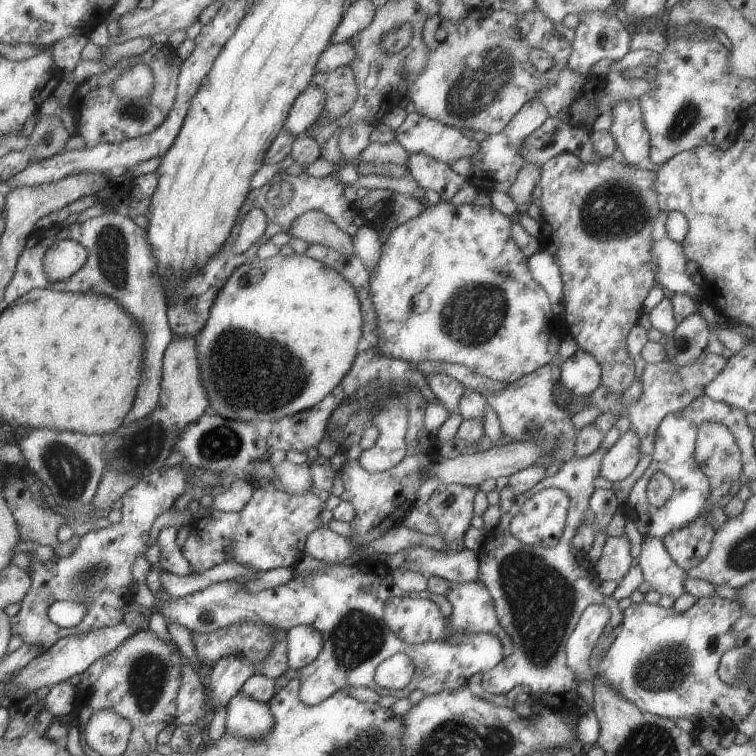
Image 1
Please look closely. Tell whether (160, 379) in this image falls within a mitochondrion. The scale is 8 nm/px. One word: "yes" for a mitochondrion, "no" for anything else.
no

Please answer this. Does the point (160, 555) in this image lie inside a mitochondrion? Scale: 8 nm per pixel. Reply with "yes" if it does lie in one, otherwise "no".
no

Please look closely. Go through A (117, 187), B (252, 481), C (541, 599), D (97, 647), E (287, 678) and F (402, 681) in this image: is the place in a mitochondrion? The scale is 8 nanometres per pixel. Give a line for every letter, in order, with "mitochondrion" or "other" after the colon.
A: other
B: other
C: mitochondrion
D: other
E: other
F: other

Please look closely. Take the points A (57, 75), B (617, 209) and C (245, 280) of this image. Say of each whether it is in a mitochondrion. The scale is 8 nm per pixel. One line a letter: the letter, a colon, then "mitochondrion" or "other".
A: other
B: mitochondrion
C: other

